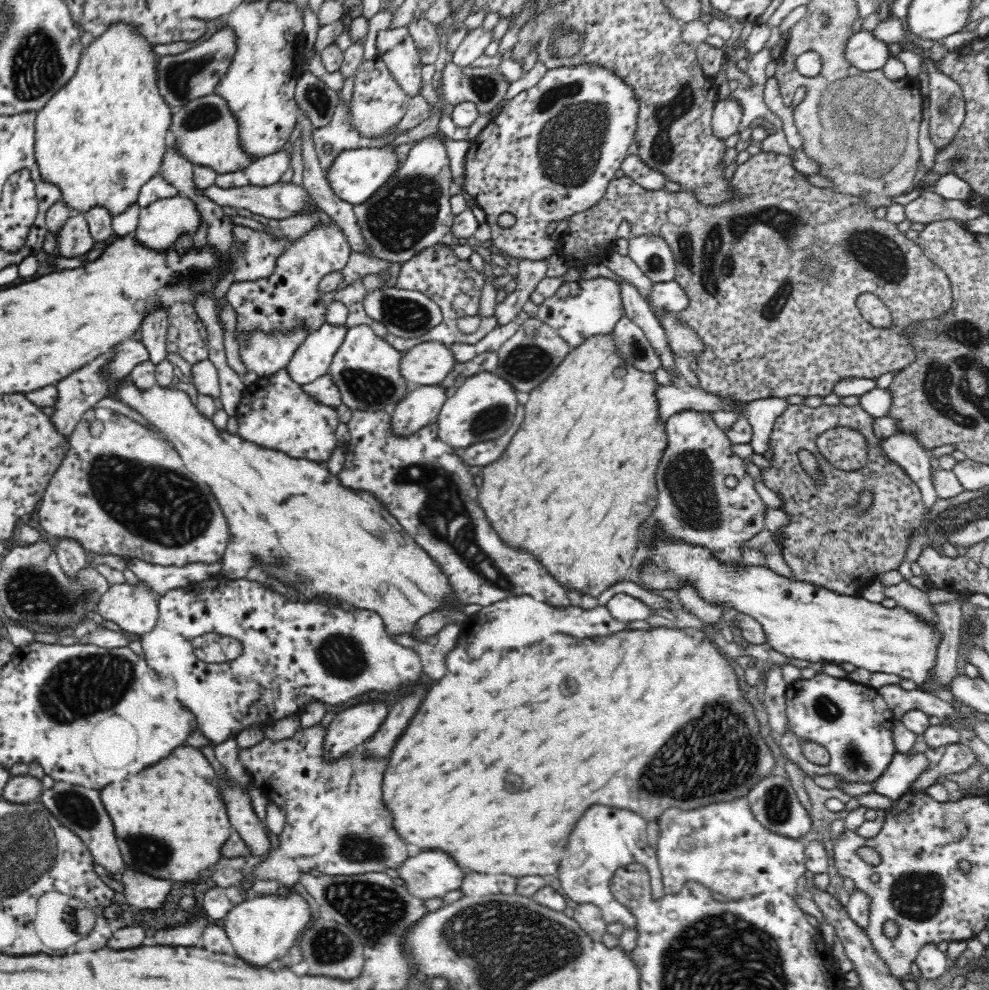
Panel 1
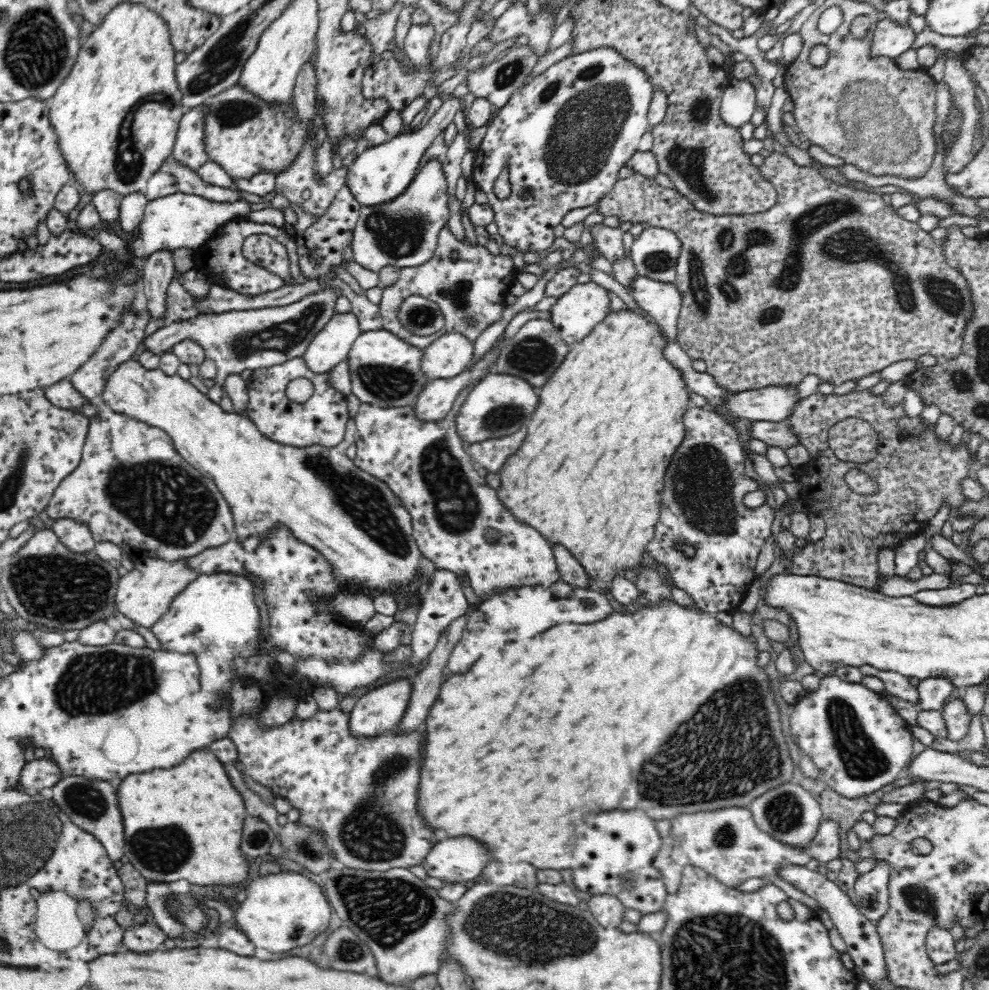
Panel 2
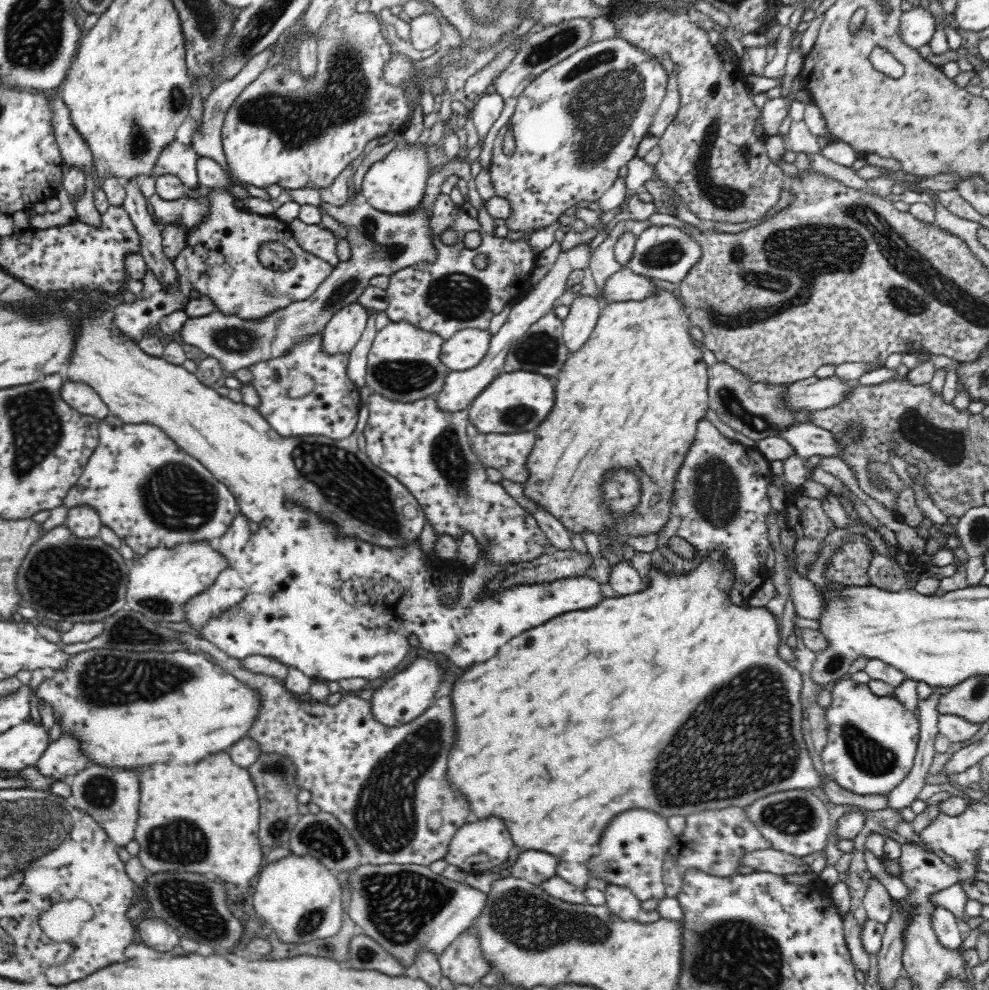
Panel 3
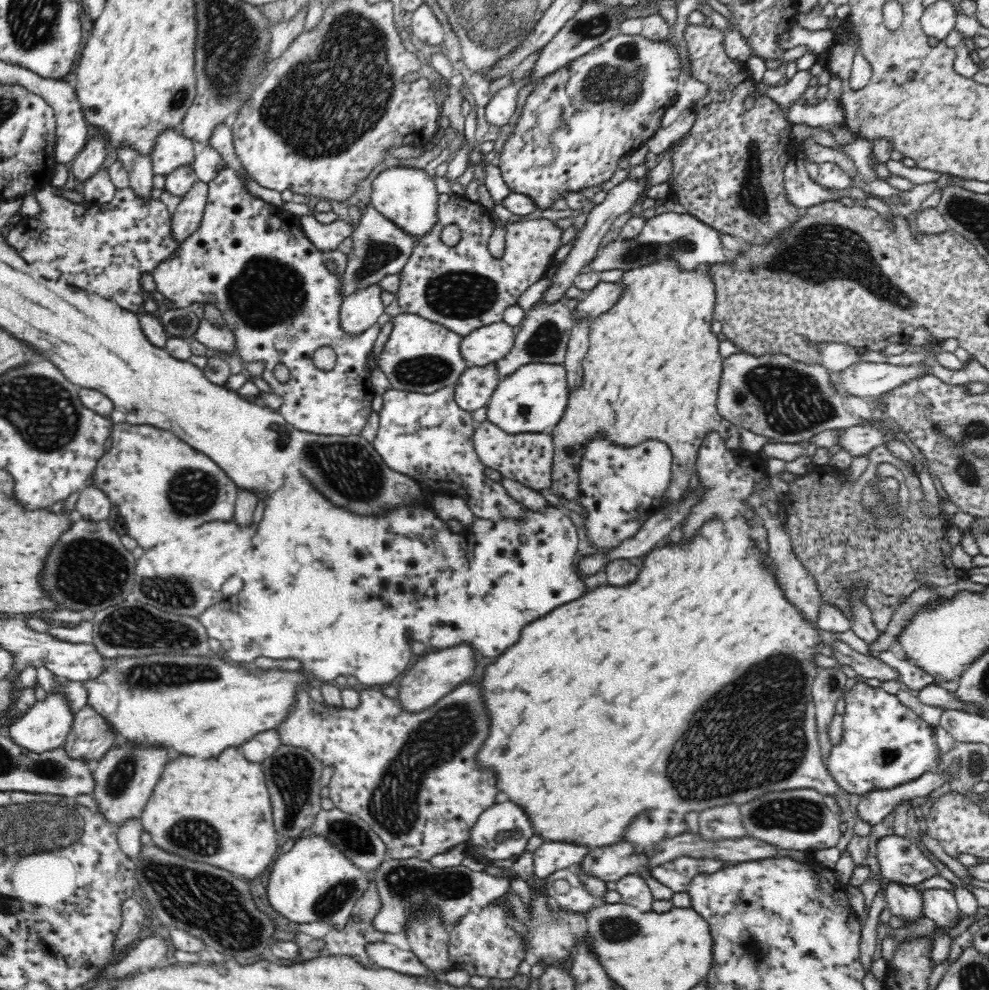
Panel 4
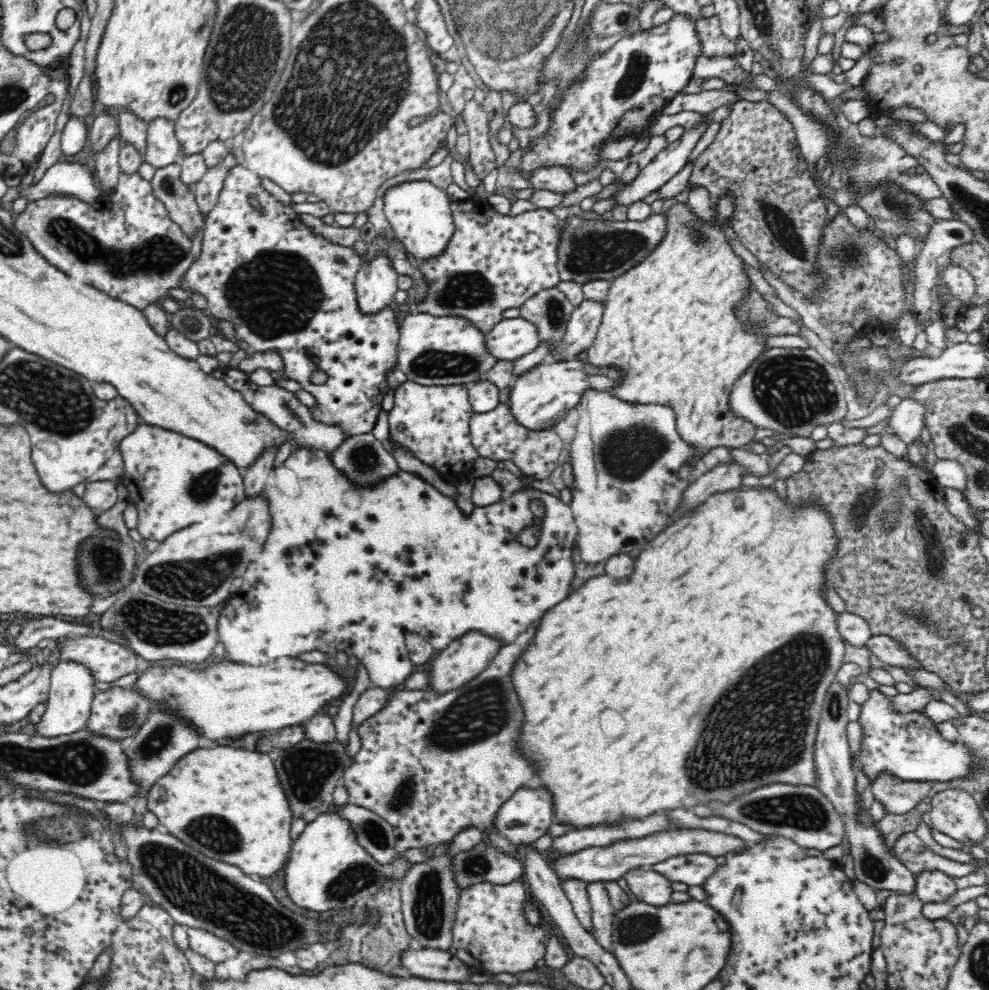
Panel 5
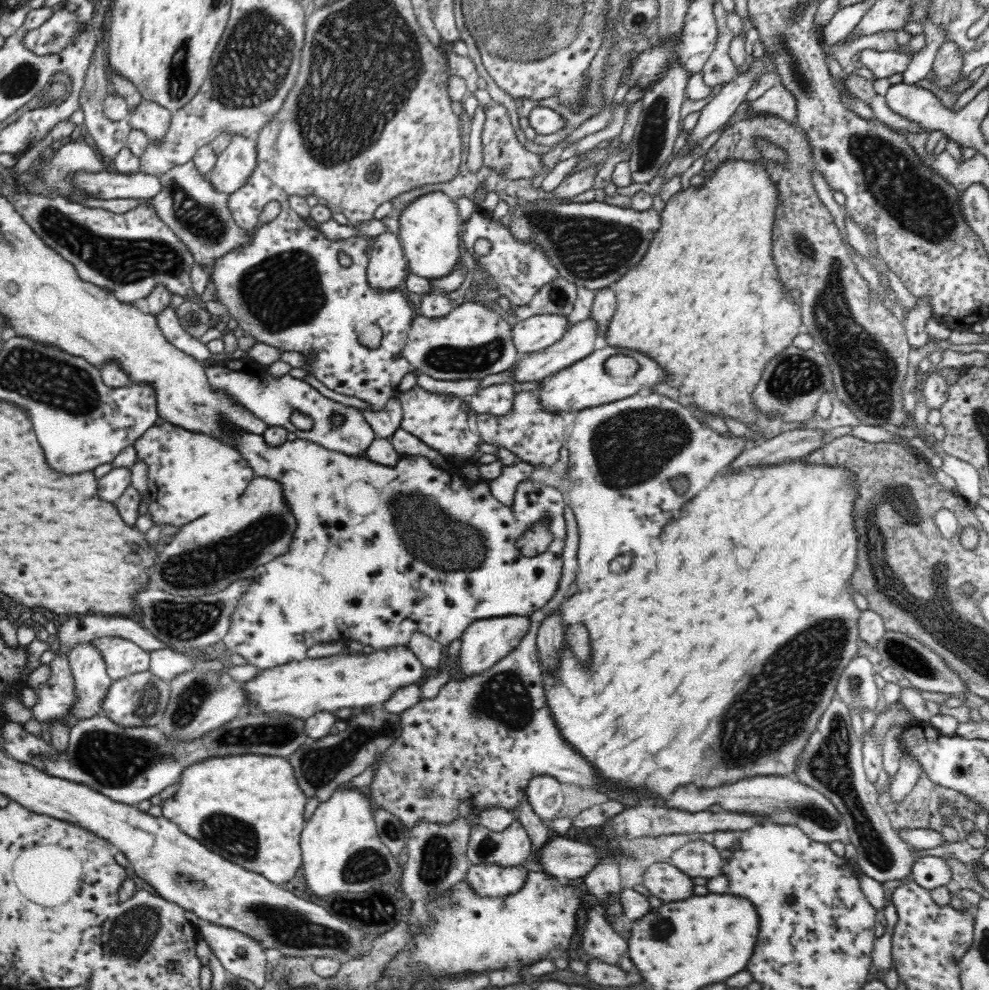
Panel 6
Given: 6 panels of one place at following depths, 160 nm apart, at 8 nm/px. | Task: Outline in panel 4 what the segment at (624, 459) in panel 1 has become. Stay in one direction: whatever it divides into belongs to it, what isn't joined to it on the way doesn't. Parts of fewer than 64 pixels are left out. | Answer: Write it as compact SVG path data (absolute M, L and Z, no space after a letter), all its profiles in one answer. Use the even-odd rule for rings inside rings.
M672 258L668 260L662 260L658 264L652 264L650 266L642 266L636 270L630 270L624 274L622 278L625 289L621 294L621 297L613 304L610 310L603 312L600 316L596 316L591 322L590 340L588 346L588 352L582 360L582 382L576 384L576 386L568 386L568 404L566 404L566 410L562 414L559 422L556 426L550 430L550 437L552 437L552 445L554 445L554 456L552 456L552 475L549 489L554 490L556 494L570 502L580 504L579 498L581 492L579 489L580 479L580 461L584 456L585 448L590 441L598 436L606 436L608 440L612 440L616 446L622 447L634 447L634 444L640 444L646 441L662 441L668 445L670 453L672 453L671 479L666 492L662 494L660 498L661 507L660 510L664 510L669 507L673 502L680 501L683 492L688 488L688 482L692 478L693 473L696 471L696 456L698 456L698 448L704 440L704 436L715 430L726 443L728 448L732 450L739 450L740 446L740 432L739 428L730 424L730 421L722 418L716 408L716 392L718 392L718 386L720 386L720 372L722 372L722 358L718 353L718 344L721 342L719 336L715 336L710 332L710 324L712 324L712 314L714 314L714 283L709 278L708 266L700 266L696 268L694 272L683 272L677 268L677 263Z

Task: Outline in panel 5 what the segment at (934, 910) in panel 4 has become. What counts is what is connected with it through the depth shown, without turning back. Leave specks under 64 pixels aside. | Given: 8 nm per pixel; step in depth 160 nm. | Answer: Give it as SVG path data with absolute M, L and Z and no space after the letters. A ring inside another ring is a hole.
M926 871L917 876L916 896L923 902L944 902L957 892L953 878L942 871Z

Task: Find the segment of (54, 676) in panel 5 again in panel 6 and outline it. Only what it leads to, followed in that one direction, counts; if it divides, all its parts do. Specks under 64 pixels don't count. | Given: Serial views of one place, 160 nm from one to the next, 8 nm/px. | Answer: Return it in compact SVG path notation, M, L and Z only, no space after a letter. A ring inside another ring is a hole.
M78 643L69 652L69 663L75 683L75 704L67 716L79 721L94 718L101 714L100 703L114 682L108 677L106 663L90 643Z

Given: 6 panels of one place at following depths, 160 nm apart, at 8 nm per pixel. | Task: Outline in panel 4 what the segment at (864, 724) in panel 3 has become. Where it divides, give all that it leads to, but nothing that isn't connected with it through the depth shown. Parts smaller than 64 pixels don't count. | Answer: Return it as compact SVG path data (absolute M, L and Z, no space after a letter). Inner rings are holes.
M857 682L847 693L845 693L843 699L844 703L846 703L841 719L843 723L843 738L839 744L833 746L831 752L829 753L829 758L824 762L826 763L826 768L832 775L832 778L837 782L838 785L841 786L844 791L863 796L867 792L873 790L888 790L894 788L895 786L900 786L901 784L918 778L921 774L924 774L924 772L936 770L934 768L936 761L939 759L940 755L938 752L940 751L939 747L937 746L937 741L935 740L935 733L932 733L934 728L928 725L924 720L922 720L922 718L919 718L912 710L909 710L906 706L903 706L897 696L893 696L892 694L888 694L888 692L884 692L884 690L882 690L880 687L872 688L872 686L868 686L868 684L865 684L865 682Z

